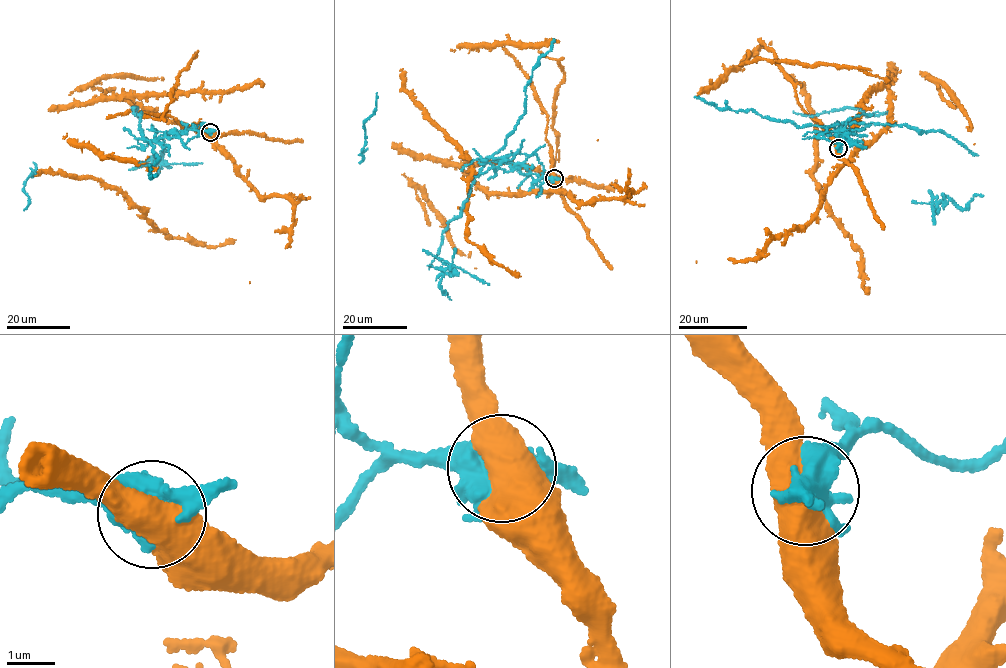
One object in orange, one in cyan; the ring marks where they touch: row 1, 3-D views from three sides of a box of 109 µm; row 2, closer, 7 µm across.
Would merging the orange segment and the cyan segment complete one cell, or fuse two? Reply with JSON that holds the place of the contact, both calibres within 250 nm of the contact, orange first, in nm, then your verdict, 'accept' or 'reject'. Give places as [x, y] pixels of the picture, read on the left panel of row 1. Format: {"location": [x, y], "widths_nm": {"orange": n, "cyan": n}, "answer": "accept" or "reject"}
{"location": [210, 132], "widths_nm": {"orange": 600, "cyan": 440}, "answer": "reject"}

